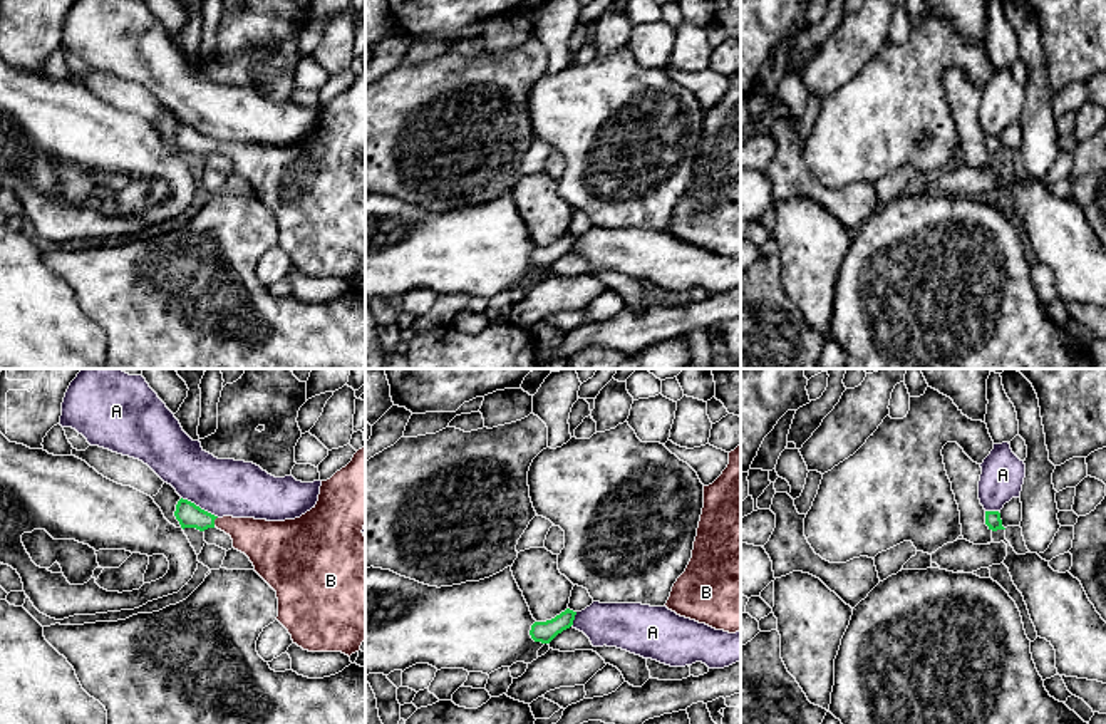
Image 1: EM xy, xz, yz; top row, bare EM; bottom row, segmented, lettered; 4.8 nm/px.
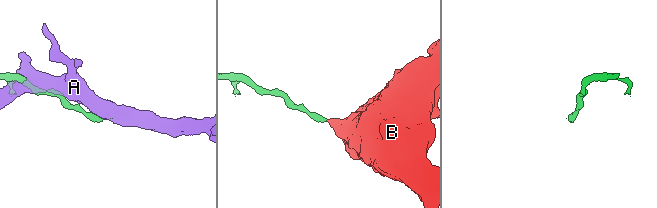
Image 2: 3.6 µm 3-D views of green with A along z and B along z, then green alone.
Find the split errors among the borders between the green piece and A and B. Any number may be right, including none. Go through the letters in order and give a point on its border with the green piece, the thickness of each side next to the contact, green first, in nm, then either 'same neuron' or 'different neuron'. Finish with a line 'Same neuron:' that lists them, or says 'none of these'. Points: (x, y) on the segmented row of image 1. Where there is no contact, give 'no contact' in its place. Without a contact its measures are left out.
A: contact xy (198, 506); calibres 120 and 280 nm; different neuron
B: contact xy (213, 522); calibres 120 and 200 nm; same neuron
Same neuron: B

